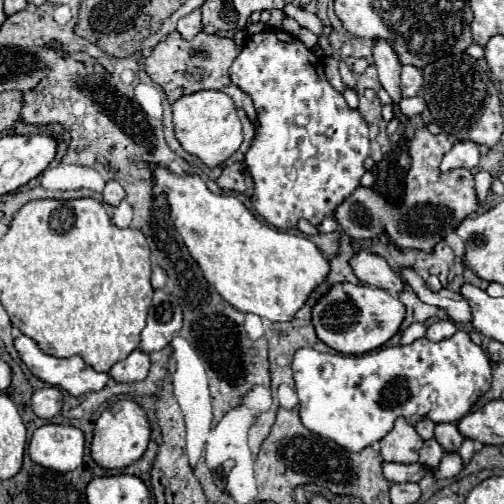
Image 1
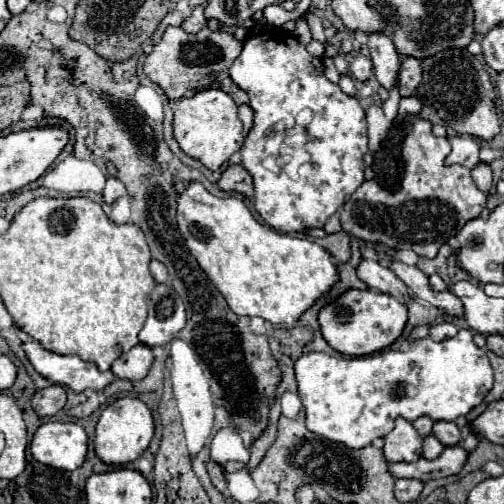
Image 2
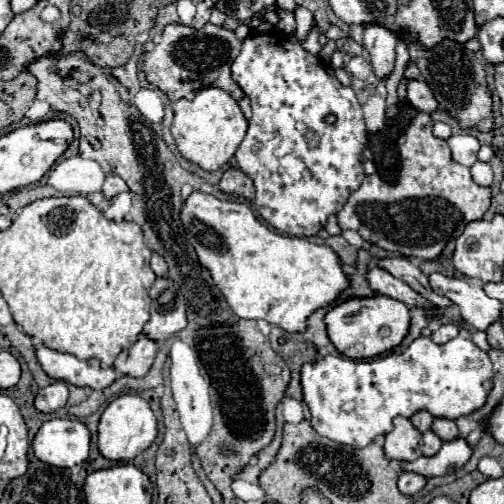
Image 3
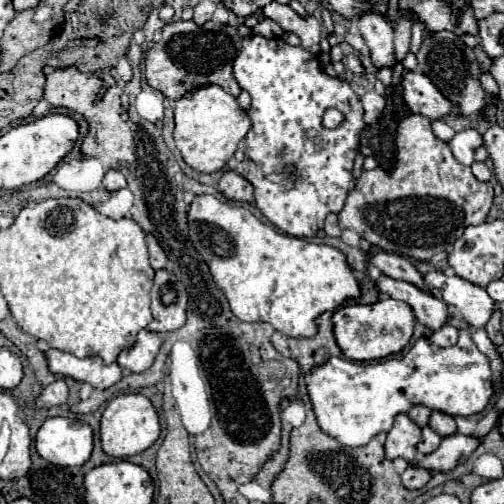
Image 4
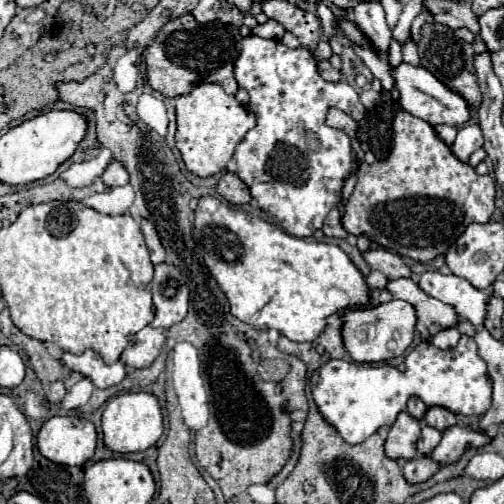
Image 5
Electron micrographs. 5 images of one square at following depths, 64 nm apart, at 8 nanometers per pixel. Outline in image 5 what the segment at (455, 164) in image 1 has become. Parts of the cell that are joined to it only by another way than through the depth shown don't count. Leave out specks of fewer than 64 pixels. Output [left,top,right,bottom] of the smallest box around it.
[452,124,484,162]

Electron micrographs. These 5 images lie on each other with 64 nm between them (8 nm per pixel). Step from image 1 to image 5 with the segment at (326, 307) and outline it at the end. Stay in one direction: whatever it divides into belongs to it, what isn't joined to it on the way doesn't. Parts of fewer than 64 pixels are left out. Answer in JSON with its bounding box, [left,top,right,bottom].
[340,300,416,362]

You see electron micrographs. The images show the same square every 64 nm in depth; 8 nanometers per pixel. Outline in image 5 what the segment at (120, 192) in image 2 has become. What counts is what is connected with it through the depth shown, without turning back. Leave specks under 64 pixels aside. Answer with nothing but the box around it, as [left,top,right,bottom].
[102,162,128,188]

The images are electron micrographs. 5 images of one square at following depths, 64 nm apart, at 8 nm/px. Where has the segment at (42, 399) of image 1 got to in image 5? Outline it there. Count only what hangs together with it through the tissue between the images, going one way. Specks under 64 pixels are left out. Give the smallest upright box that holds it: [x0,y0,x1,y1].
[46,382,66,404]

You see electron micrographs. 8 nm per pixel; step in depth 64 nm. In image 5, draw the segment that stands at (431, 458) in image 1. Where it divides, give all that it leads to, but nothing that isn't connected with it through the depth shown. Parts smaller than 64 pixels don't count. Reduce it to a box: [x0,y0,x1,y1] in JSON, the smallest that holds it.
[418,422,442,456]

